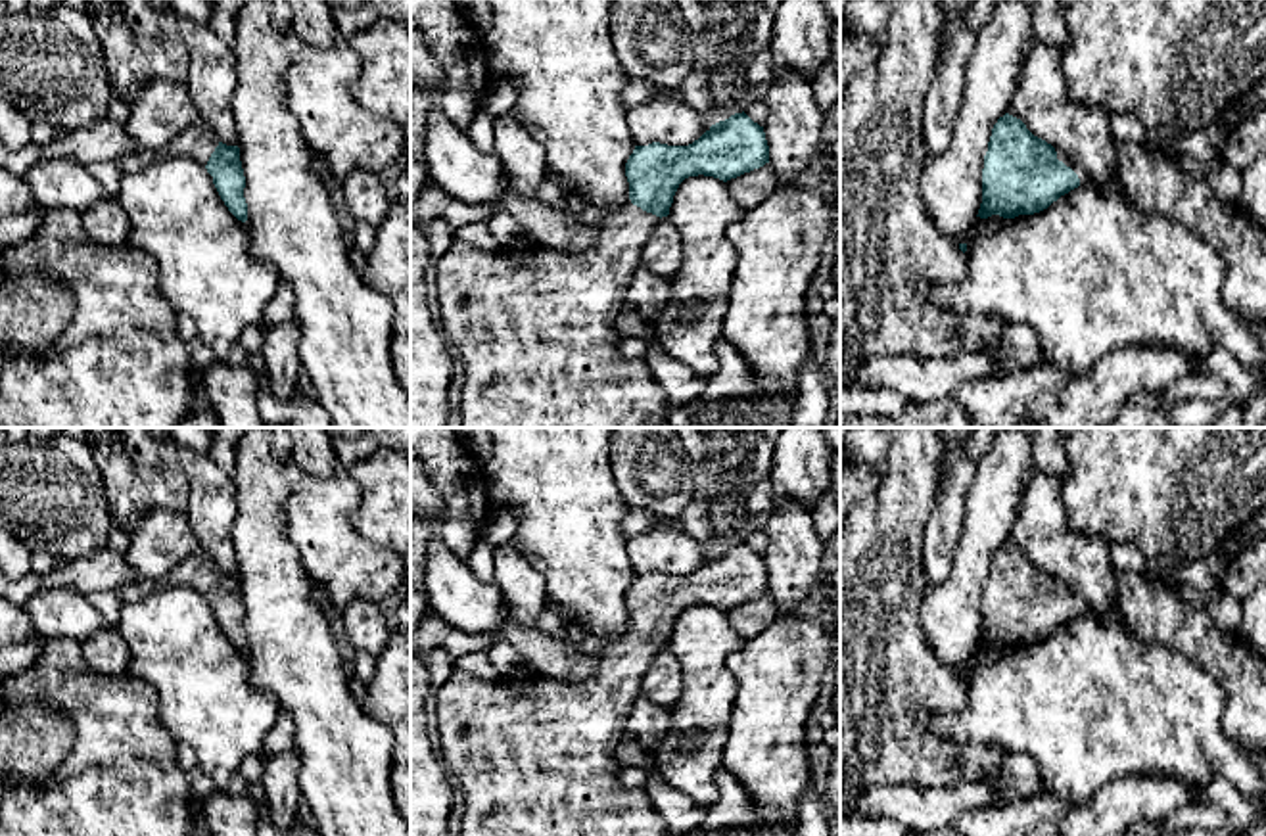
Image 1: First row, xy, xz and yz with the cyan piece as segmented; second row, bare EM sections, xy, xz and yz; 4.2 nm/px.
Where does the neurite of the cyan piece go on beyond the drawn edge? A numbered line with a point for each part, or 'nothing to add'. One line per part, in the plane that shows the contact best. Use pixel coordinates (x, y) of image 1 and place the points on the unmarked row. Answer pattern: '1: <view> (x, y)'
1: yz (1077, 597)

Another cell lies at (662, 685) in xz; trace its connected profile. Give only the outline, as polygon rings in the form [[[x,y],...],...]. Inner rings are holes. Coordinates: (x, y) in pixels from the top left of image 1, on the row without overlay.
[[[662,646],[641,681],[641,696],[669,709],[681,698],[681,692],[681,663],[669,646]]]

